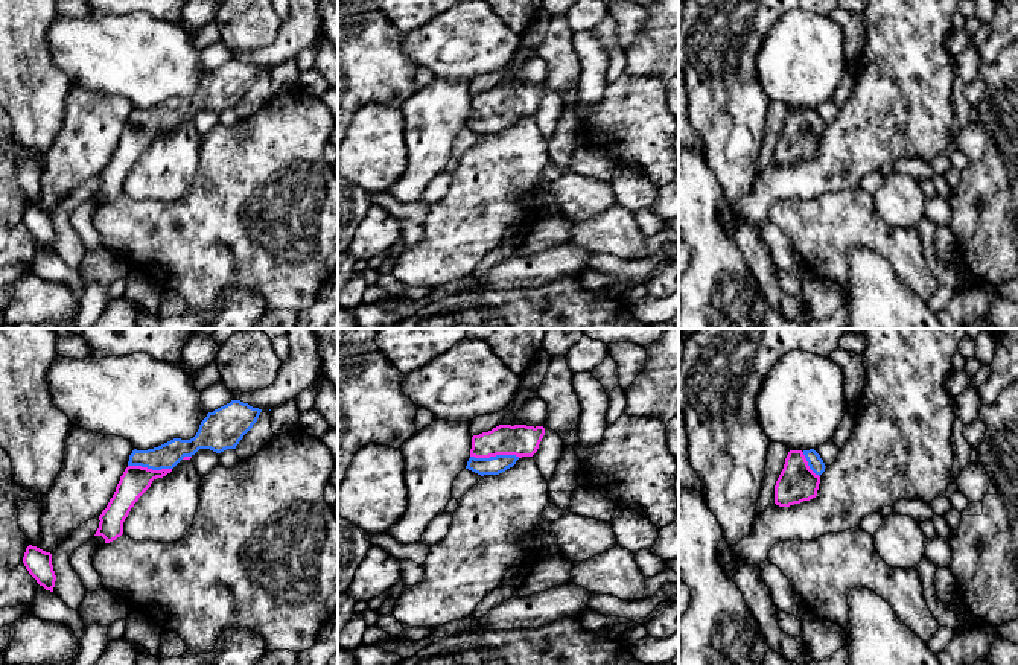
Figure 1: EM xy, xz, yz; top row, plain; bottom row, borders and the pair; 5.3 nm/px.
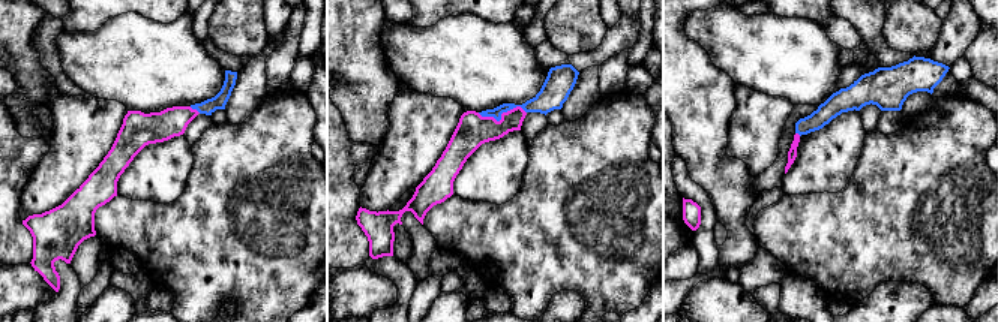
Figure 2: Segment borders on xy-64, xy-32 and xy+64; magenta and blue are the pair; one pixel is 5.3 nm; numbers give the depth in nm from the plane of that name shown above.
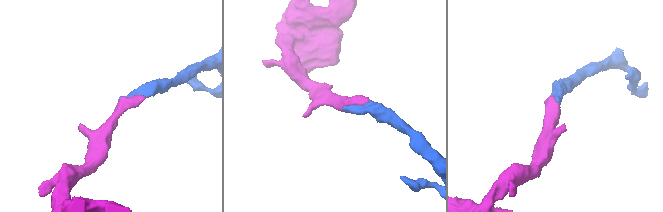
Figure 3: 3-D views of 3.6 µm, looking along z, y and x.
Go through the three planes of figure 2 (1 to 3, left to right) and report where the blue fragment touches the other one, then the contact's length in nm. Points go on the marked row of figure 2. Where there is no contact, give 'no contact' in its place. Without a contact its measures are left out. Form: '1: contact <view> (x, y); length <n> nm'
1: contact xy-64 (195, 110); length 70 nm
2: contact xy-32 (502, 116); length 260 nm
3: contact xy+64 (797, 134); length 40 nm

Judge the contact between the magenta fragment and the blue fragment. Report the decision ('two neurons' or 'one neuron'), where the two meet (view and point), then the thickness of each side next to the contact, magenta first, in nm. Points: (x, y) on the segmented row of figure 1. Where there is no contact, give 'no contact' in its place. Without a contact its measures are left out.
one neuron | xz (495, 455) | 170/100 nm

